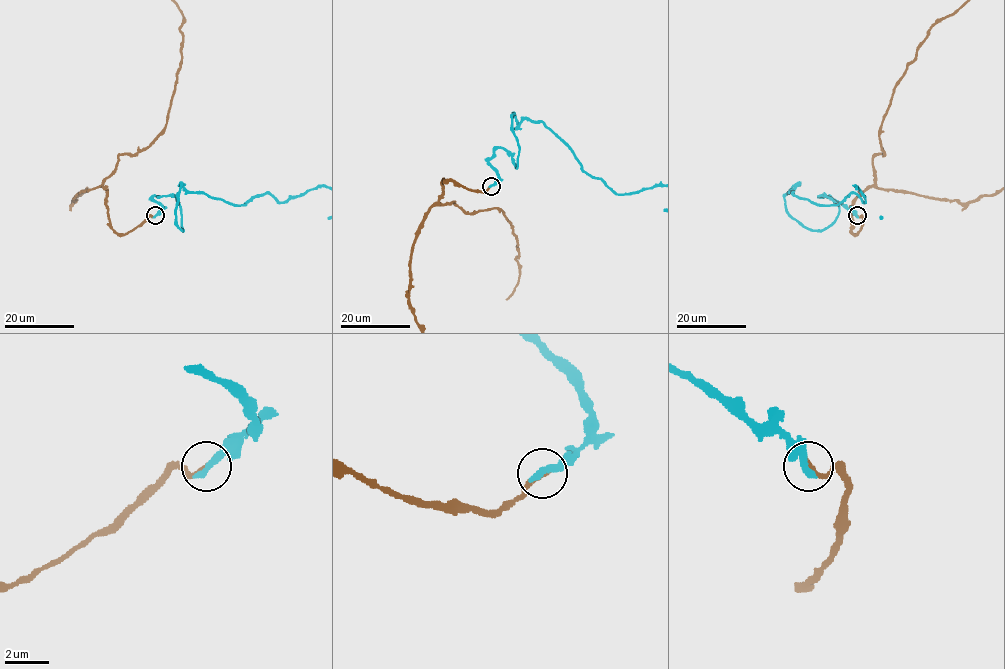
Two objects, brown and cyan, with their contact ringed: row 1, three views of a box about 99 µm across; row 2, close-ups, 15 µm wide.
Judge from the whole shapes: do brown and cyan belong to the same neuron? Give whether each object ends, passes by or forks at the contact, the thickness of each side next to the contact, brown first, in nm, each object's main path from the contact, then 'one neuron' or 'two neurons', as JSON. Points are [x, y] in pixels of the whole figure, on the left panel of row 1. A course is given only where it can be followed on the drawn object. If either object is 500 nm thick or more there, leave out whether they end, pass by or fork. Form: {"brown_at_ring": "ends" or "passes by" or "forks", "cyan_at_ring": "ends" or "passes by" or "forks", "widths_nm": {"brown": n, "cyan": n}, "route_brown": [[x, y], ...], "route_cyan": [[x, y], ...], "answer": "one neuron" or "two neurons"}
{"brown_at_ring": "ends", "cyan_at_ring": "ends", "widths_nm": {"brown": 200, "cyan": 400}, "route_cyan": [[155, 216], [152, 197], [173, 196], [183, 230], [181, 185], [235, 205], [319, 186]], "answer": "one neuron"}

